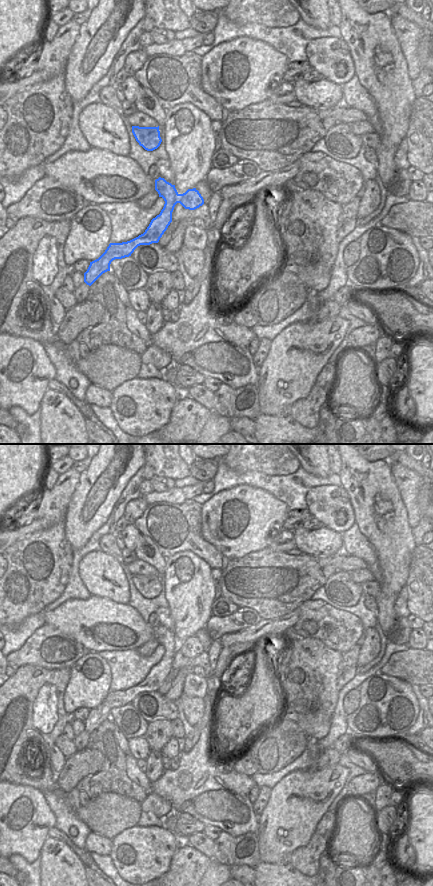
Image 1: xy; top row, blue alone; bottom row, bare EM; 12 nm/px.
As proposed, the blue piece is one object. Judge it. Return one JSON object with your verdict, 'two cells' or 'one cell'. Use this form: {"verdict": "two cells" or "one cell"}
{"verdict": "two cells"}

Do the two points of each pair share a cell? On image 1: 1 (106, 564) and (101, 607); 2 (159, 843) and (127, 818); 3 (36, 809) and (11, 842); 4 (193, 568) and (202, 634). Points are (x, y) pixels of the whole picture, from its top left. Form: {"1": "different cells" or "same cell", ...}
{"1": "different cells", "2": "different cells", "3": "same cell", "4": "different cells"}

